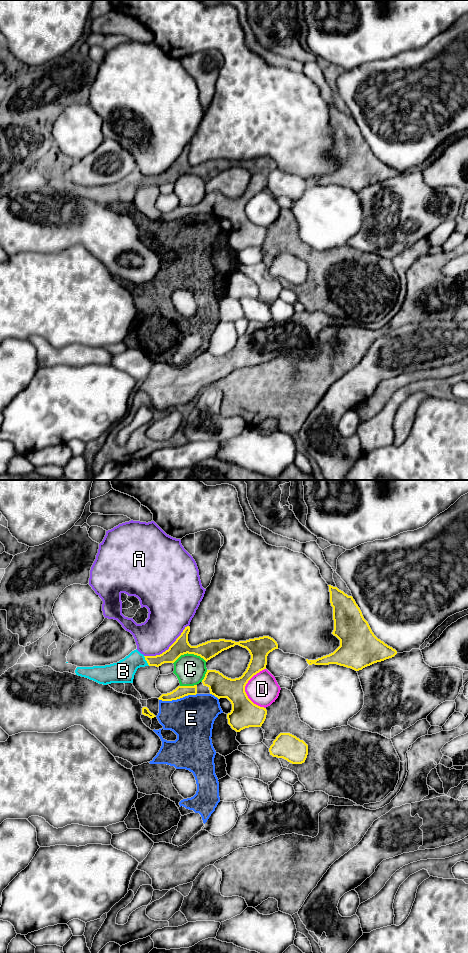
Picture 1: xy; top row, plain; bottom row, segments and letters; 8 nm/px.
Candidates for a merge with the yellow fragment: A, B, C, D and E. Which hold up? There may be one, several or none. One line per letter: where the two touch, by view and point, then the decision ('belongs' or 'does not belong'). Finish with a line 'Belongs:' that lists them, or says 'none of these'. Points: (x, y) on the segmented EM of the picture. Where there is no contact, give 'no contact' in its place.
A: contact xy (168, 649); does not belong
B: contact xy (146, 660); belongs
C: contact xy (189, 653); does not belong
D: contact xy (244, 689); does not belong
E: contact xy (177, 698); does not belong
Belongs: B

